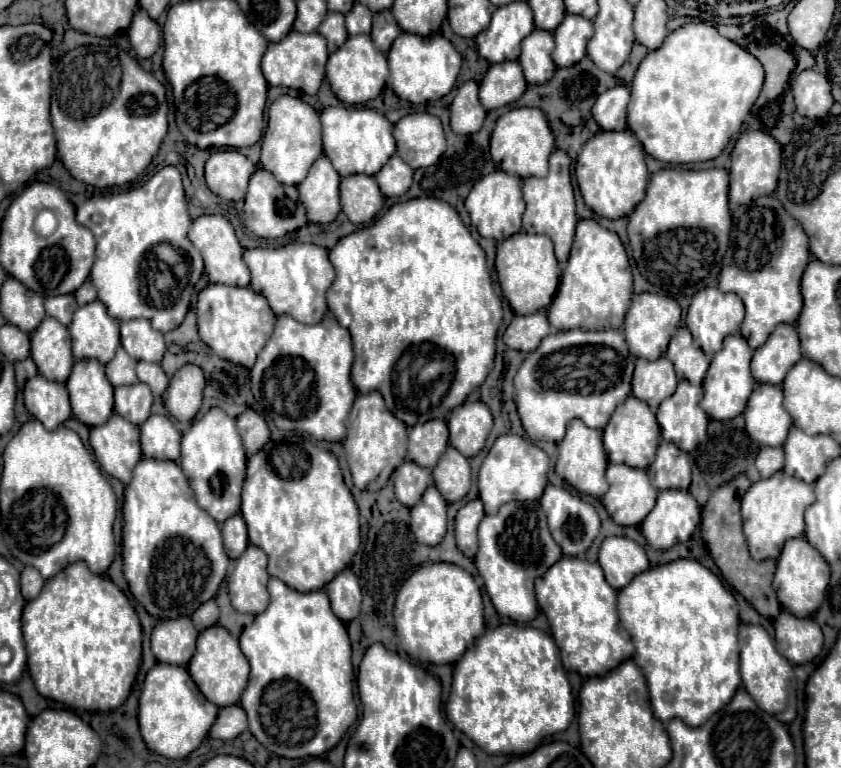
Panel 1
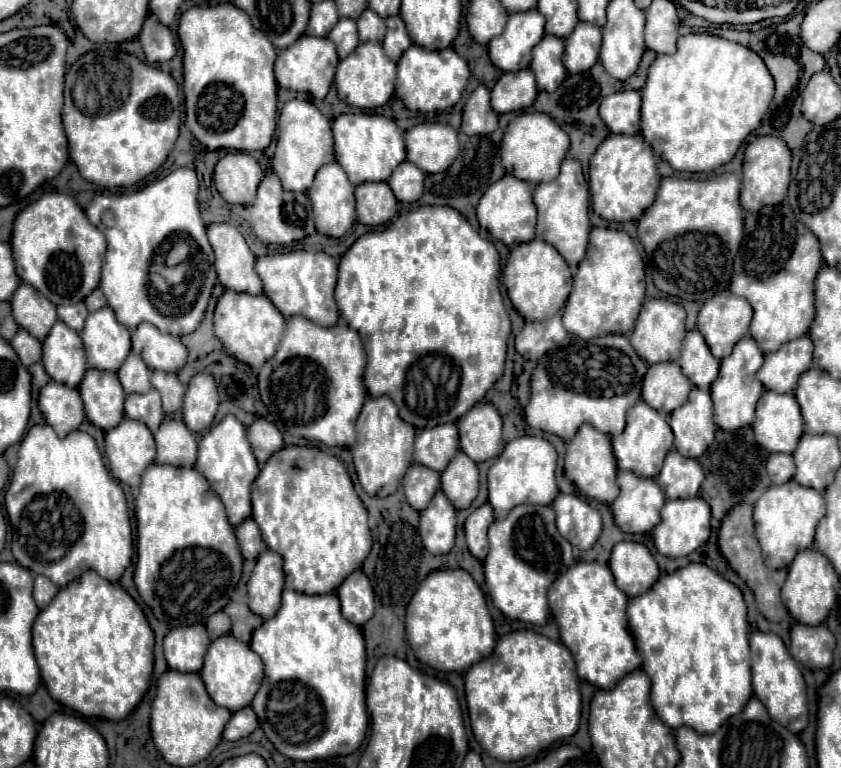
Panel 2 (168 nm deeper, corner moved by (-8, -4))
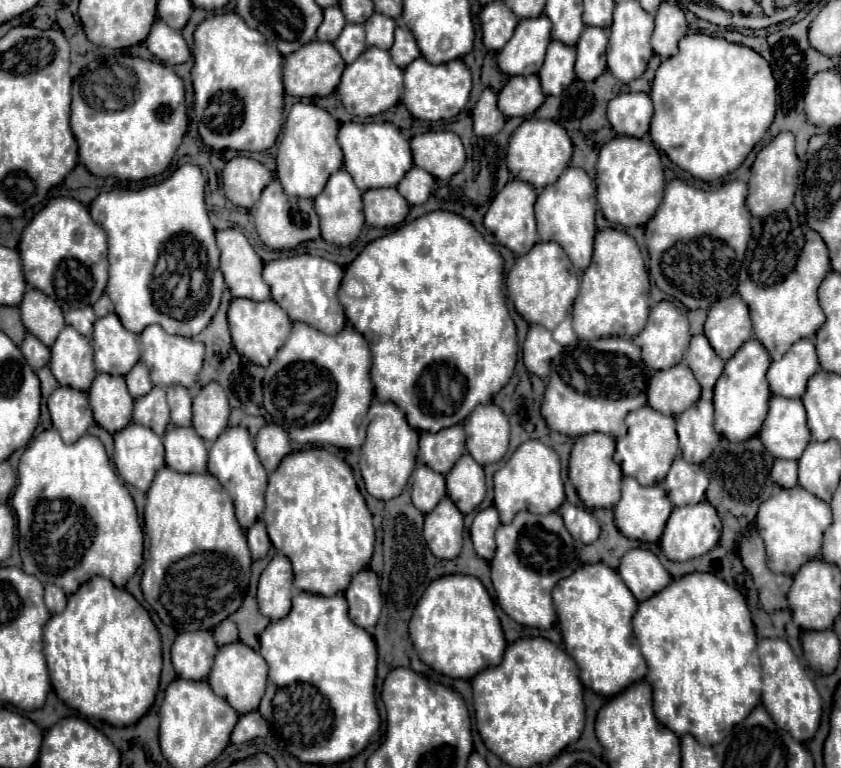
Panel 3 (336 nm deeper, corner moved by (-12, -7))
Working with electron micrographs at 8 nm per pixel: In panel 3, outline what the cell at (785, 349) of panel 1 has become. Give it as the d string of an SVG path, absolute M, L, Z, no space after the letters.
M800 339L780 361L772 361L766 379L772 395L800 399L806 391L808 379L816 371L816 347L810 339Z

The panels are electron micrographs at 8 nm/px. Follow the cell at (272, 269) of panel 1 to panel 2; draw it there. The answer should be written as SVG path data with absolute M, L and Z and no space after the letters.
M308 250L262 256L256 262L256 272L264 282L264 294L286 318L304 316L320 326L334 326L338 322L338 308L334 302L338 262L332 256Z

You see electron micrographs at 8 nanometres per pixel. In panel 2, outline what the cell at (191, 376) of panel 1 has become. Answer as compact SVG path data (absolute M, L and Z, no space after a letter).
M196 374L186 390L182 414L192 432L202 432L212 426L218 410L218 390L210 374Z

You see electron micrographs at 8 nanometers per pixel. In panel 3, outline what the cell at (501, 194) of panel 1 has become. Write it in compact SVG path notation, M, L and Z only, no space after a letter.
M508 181L492 199L488 213L484 215L484 227L488 231L494 233L494 237L498 239L498 243L506 245L512 253L516 255L524 255L528 253L534 243L538 241L538 233L536 233L536 217L534 217L534 203L536 203L536 191L530 183L524 181Z

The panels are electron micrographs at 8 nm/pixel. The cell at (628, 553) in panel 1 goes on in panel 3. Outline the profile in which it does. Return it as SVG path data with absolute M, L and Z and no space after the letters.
M630 549L624 553L618 573L638 601L652 597L672 581L660 559L648 549Z

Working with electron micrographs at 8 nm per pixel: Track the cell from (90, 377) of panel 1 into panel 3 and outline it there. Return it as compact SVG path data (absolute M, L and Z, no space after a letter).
M96 375L88 403L94 413L94 421L108 433L116 433L130 423L132 417L132 395L128 393L124 377L118 375Z

